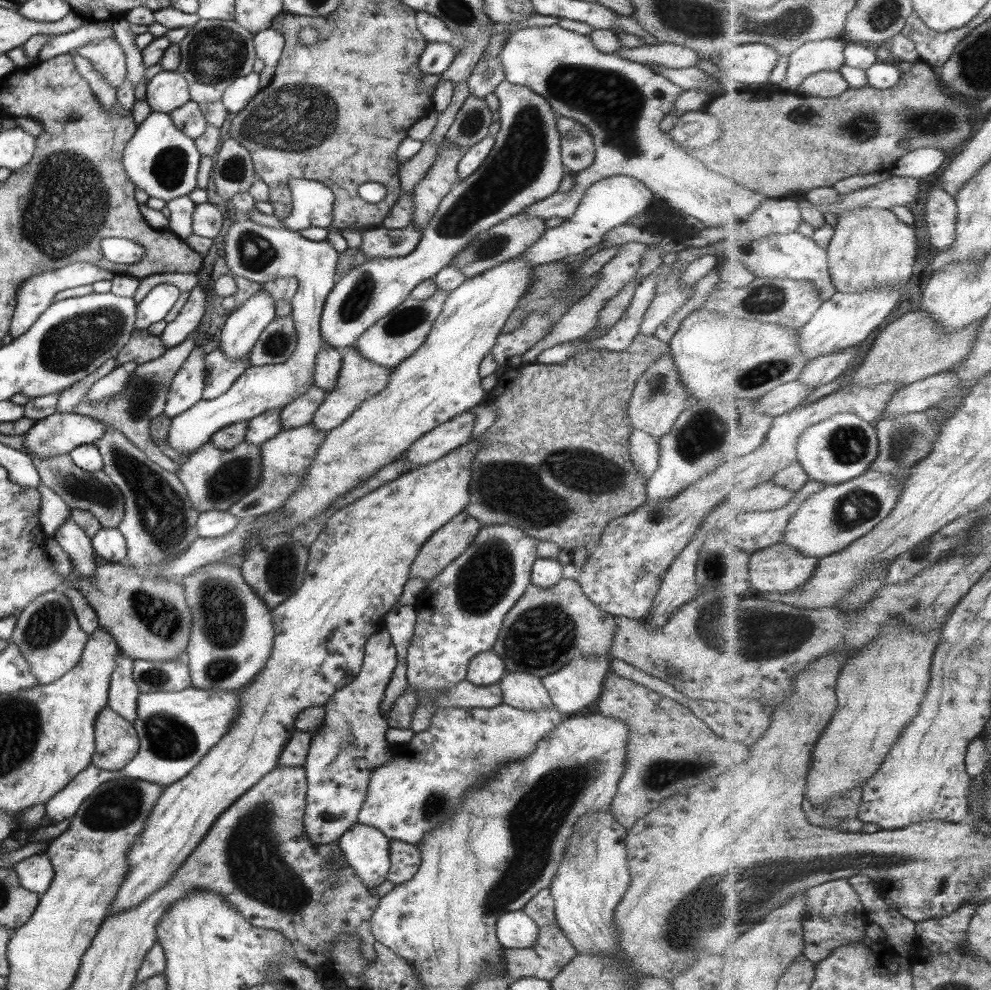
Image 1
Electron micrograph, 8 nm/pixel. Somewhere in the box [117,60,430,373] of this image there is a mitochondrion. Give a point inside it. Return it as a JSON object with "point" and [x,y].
{"point":[299,116]}

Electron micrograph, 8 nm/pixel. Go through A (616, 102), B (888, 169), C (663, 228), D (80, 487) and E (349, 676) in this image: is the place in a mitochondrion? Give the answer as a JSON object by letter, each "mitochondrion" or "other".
{"A":"mitochondrion","B":"other","C":"other","D":"mitochondrion","E":"other"}

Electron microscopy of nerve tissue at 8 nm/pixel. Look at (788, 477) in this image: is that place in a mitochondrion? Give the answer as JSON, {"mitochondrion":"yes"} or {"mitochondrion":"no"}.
{"mitochondrion":"no"}

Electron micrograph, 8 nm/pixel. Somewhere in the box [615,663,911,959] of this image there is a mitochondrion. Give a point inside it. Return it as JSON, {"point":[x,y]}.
{"point":[656,775]}

